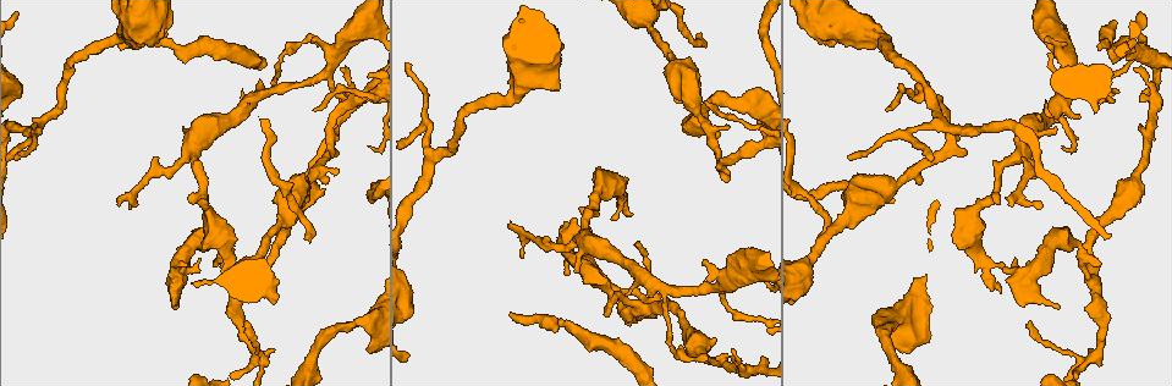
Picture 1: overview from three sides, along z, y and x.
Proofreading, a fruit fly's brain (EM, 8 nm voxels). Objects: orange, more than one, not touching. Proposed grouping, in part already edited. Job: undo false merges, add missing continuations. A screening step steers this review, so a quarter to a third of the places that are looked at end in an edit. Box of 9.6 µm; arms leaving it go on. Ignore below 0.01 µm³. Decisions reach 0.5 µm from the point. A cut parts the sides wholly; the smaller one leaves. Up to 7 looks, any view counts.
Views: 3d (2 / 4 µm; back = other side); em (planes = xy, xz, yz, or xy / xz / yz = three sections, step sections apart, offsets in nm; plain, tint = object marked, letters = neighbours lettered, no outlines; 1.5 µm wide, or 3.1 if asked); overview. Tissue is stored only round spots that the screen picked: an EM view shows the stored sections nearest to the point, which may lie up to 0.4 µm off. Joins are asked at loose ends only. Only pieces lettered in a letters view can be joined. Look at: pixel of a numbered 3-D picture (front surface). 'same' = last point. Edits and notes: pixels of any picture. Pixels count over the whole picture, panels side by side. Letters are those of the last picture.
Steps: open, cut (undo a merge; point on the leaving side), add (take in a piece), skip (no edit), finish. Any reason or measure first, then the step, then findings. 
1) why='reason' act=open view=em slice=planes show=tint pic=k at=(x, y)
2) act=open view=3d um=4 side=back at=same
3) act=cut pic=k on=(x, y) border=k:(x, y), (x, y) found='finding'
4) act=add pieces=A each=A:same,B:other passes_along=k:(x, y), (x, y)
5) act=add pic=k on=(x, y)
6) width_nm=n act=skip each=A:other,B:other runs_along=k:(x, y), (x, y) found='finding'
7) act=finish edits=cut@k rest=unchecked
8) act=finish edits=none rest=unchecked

act=open view=3d um=4 pic=1 at=(507, 227)

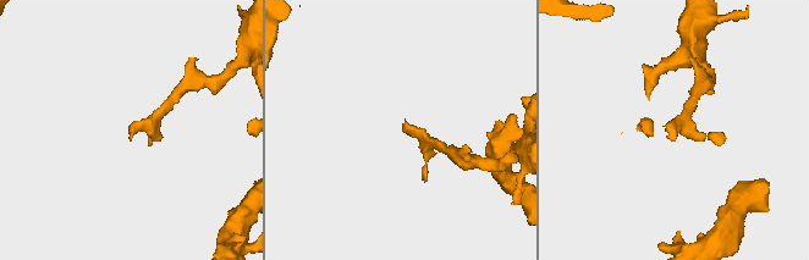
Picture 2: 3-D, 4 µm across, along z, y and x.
act=open view=em slice=xy step=8 show=letters pic=2 at=(405, 132)

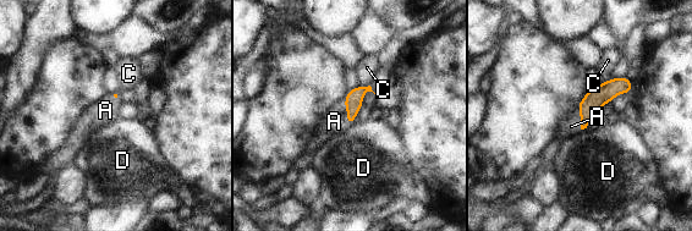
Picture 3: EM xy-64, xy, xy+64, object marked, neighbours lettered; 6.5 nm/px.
act=open view=em slice=planes show=letters at=same

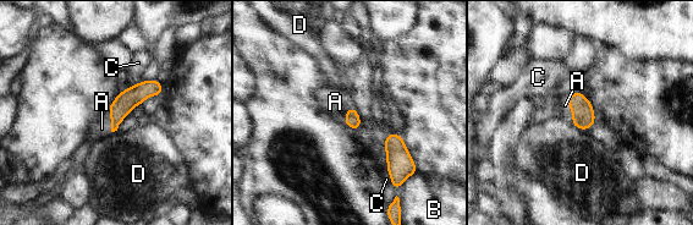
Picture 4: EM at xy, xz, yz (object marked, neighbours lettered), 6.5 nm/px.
width_nm=100 longest_contact=B:200nm act=add pieces=A each=A:same,B:other,C:other,D:other found='the neuron continues'

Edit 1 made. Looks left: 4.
why='redraw' act=open view=overview

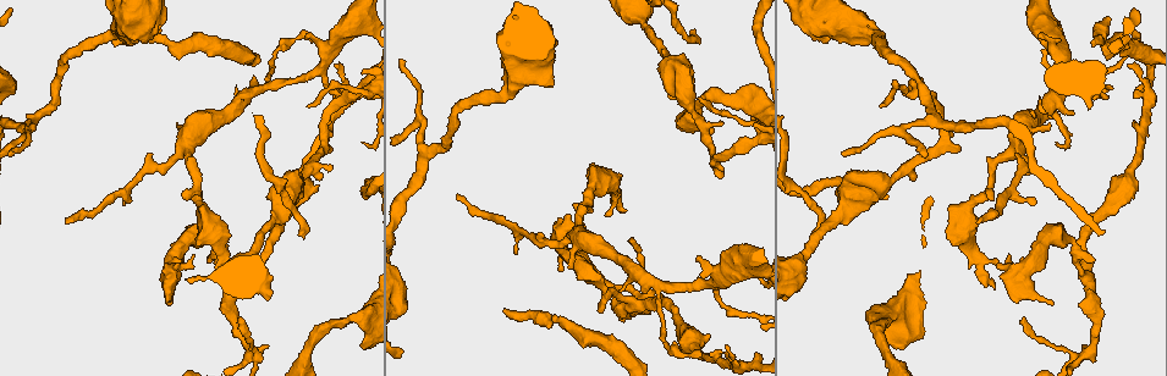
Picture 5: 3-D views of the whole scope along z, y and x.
why='free end' act=open view=3d um=2 pic=5 at=(599, 312)

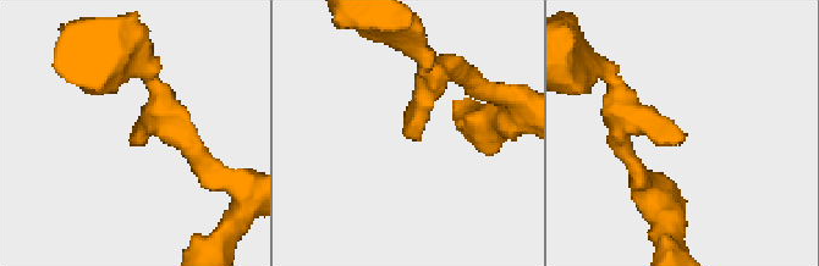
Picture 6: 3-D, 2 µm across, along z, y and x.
why='shape alone is not enough' act=open view=em slice=xy step=4 show=tint pic=6 at=(685, 140)

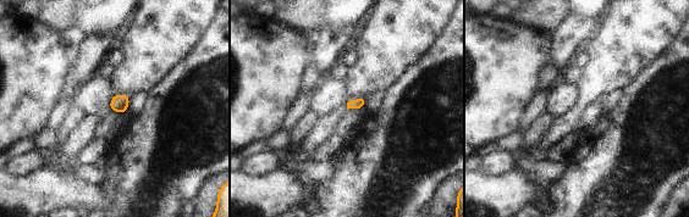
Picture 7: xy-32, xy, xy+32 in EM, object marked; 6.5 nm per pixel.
act=open view=em slice=planes show=letters at=same

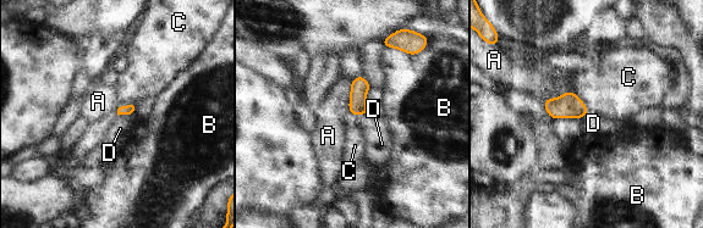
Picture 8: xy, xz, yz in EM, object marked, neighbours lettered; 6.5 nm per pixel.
act=skip each=A:other,B:other,C:other,D:other border=8:(133, 105), (121, 105), (116, 115) found='none of them fits'

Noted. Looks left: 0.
act=finish edits=add@4 rest=unchecked

